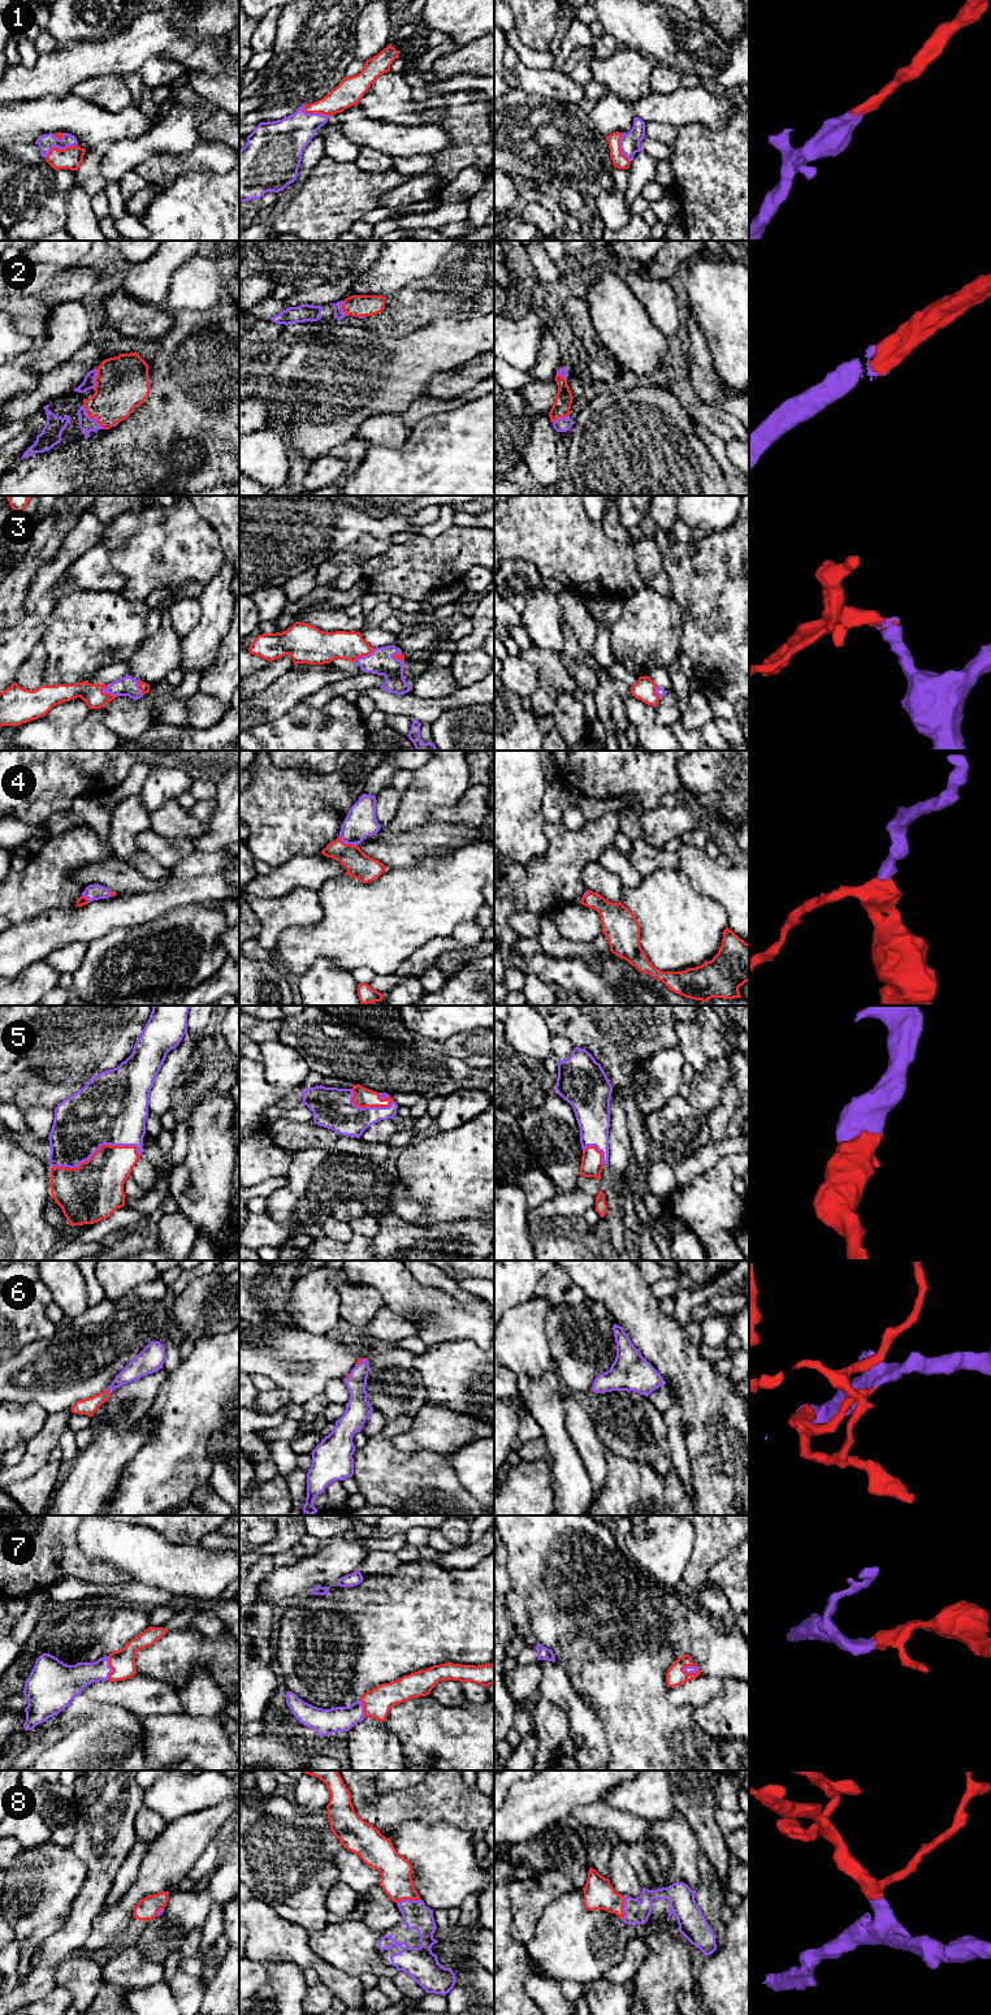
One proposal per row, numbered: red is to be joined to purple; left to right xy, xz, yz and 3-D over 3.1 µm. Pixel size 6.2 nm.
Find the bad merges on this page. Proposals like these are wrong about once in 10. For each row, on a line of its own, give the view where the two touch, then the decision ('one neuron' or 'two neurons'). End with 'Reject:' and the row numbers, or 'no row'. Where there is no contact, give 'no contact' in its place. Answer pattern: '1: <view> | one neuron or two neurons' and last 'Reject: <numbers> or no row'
1: xy | one neuron
2: xy | one neuron
3: xy | one neuron
4: xz | one neuron
5: xy | one neuron
6: xy | one neuron
7: xy | one neuron
8: xz | one neuron
Reject: no row

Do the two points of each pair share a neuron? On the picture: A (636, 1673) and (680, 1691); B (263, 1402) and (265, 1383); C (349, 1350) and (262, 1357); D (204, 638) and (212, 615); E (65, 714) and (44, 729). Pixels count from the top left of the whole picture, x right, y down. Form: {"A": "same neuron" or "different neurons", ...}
{"A": "different neurons", "B": "different neurons", "C": "same neuron", "D": "same neuron", "E": "same neuron"}

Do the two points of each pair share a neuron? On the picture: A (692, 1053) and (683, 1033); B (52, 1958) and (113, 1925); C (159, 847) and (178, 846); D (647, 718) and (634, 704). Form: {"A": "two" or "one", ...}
{"A": "one", "B": "two", "C": "one", "D": "one"}

